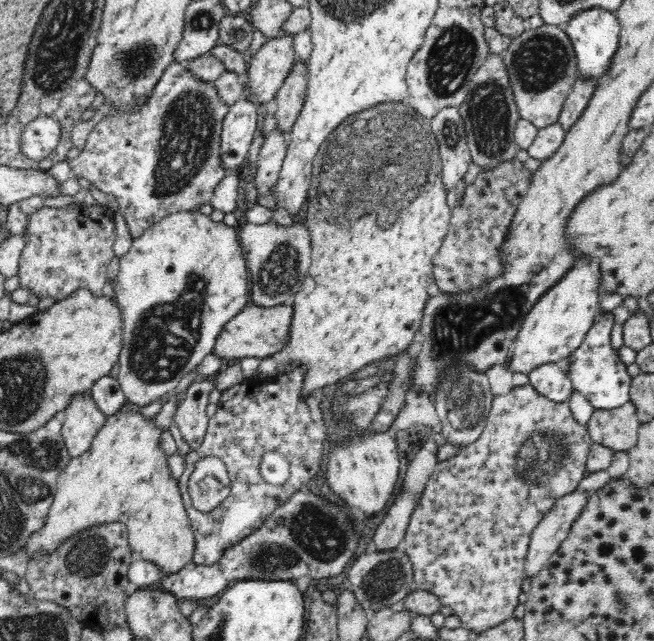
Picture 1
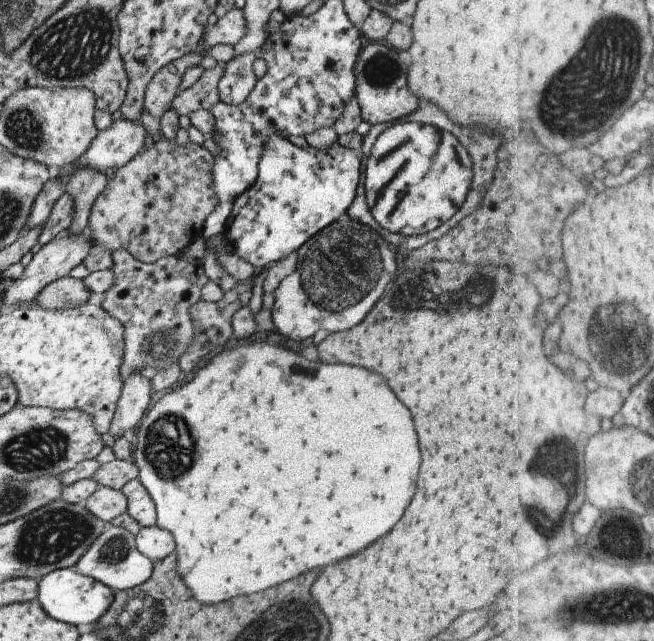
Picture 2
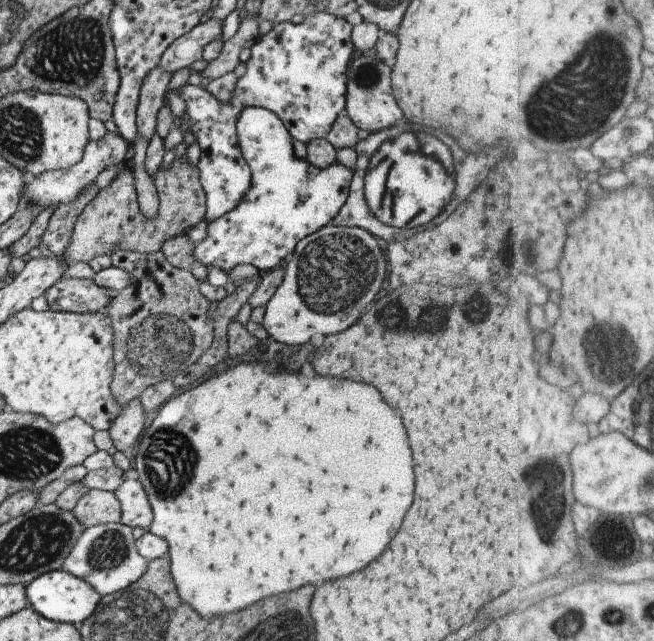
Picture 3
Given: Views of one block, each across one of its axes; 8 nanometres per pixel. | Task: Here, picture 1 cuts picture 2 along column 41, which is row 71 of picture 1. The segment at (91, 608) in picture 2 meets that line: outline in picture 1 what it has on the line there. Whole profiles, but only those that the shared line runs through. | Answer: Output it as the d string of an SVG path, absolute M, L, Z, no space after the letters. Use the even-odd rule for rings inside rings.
M599 7L578 14L565 27L564 31L569 36L575 52L578 79L593 82L595 86L596 82L608 72L608 68L610 68L612 60L614 60L614 54L618 50L620 30L615 13L600 10Z

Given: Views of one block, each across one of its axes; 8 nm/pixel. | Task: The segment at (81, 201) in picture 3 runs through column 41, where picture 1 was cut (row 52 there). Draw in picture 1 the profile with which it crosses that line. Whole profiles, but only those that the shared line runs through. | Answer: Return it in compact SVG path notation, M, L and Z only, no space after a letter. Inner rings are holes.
M226 14L219 24L218 45L227 46L240 54L246 54L252 46L251 24L235 14Z

